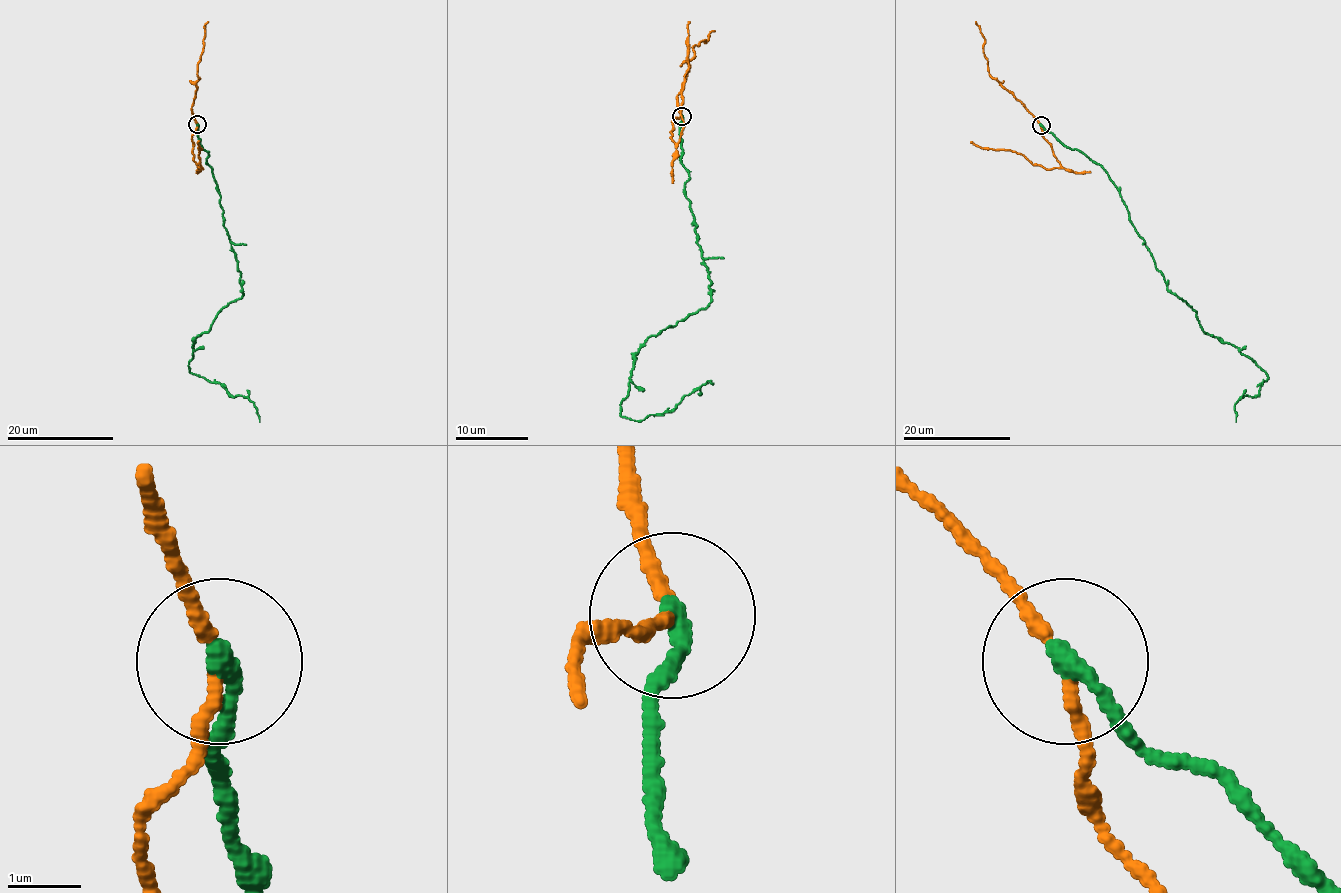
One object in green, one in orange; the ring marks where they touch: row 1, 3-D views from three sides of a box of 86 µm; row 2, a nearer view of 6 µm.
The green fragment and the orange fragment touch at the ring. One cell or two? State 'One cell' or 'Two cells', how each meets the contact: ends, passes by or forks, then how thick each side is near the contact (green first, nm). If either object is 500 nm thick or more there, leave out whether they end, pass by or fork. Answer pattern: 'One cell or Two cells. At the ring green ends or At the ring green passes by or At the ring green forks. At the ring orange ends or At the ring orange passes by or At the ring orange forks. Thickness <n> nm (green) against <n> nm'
Two cells. At the ring green ends. At the ring orange passes by. Thickness 280 nm (green) against 150 nm

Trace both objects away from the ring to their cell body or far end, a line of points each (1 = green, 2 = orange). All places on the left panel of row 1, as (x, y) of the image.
1: (197, 125), (220, 195), (242, 294), (197, 337), (189, 372), (218, 382), (232, 397), (251, 401), (259, 422)
2: (197, 125), (192, 138), (194, 161), (203, 169), (199, 165), (199, 140)

